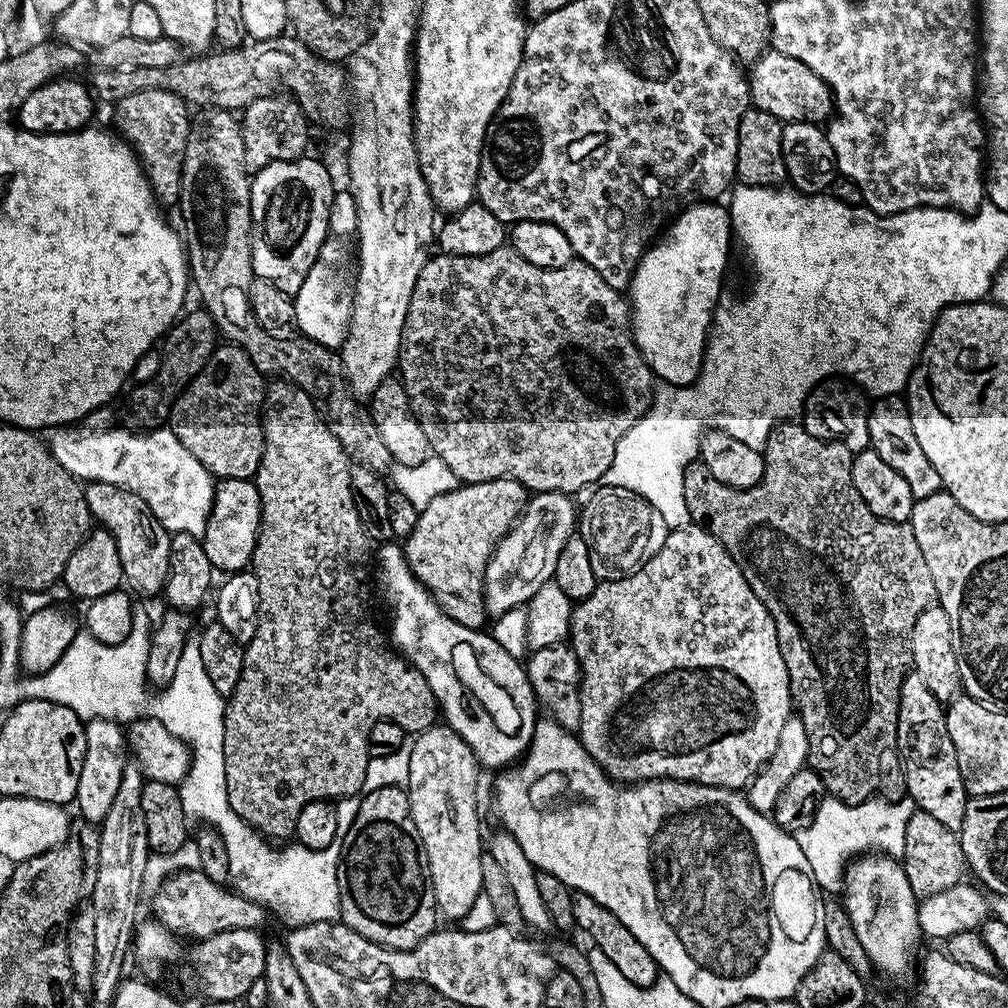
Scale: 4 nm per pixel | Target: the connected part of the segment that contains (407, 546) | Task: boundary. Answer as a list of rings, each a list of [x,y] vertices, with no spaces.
[[[503,476],[497,480],[487,480],[477,484],[461,483],[452,492],[432,498],[430,504],[420,510],[420,517],[414,530],[402,544],[405,560],[414,578],[432,595],[441,610],[450,618],[454,618],[454,622],[477,630],[485,627],[484,575],[486,566],[490,562],[496,544],[516,523],[529,499],[528,489],[523,488],[516,480],[507,480]]]

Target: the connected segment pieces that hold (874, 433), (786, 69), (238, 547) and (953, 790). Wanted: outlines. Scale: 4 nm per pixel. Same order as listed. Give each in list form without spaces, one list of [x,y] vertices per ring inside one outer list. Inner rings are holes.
[[[897,394],[877,399],[868,409],[868,425],[870,426],[869,445],[882,458],[882,462],[894,466],[894,470],[898,470],[898,474],[906,478],[913,501],[941,491],[938,470],[930,466],[930,458],[926,458],[922,446],[918,446],[918,438],[914,438],[914,426],[910,422],[908,401],[903,395]]]
[[[765,50],[761,52],[760,59],[751,65],[750,100],[755,107],[774,114],[774,118],[778,118],[782,122],[791,122],[793,124],[824,122],[827,121],[834,112],[834,97],[828,83],[822,78],[818,78],[818,74],[816,74],[810,66],[806,66],[806,62],[798,62],[798,58],[790,58],[786,54],[775,50]]]
[[[220,480],[215,485],[212,509],[202,543],[217,573],[245,571],[251,565],[256,533],[260,530],[260,495],[252,480]]]
[[[915,670],[909,671],[900,687],[900,709],[896,723],[896,750],[904,769],[904,788],[919,811],[938,818],[942,826],[959,833],[970,799],[958,770],[954,742],[946,730],[945,705],[930,692]]]

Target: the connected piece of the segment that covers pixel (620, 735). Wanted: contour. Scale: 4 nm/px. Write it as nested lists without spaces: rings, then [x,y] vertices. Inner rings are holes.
[[[689,522],[684,528],[671,529],[666,538],[666,542],[662,546],[662,550],[658,550],[658,554],[654,554],[654,558],[647,560],[637,572],[632,572],[629,576],[624,576],[621,580],[599,581],[593,592],[584,600],[579,601],[572,609],[570,646],[574,650],[576,661],[580,663],[580,705],[582,706],[580,726],[578,729],[580,745],[584,747],[586,754],[590,754],[590,758],[594,758],[594,762],[598,762],[598,766],[602,766],[604,773],[611,780],[617,782],[634,784],[641,780],[688,780],[692,784],[705,784],[706,786],[714,786],[715,788],[743,789],[751,781],[752,777],[763,768],[764,763],[774,754],[774,750],[778,746],[778,737],[780,731],[782,731],[782,726],[786,726],[786,718],[794,708],[792,703],[792,687],[788,681],[786,662],[782,658],[780,647],[778,646],[778,634],[776,633],[774,618],[770,618],[766,606],[762,606],[762,602],[756,597],[754,590],[750,590],[750,586],[746,582],[742,570],[730,558],[730,554],[722,546],[722,542],[718,542],[718,538],[714,538],[706,529],[700,527],[699,524]]]

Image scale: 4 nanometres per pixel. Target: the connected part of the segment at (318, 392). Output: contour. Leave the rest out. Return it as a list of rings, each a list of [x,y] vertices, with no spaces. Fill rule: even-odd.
[[[205,107],[204,112],[200,117],[195,117],[192,120],[192,128],[188,131],[188,141],[186,142],[186,154],[184,155],[184,165],[182,166],[182,182],[180,183],[180,202],[178,211],[180,216],[184,219],[184,228],[182,227],[182,236],[186,241],[186,255],[188,257],[188,266],[190,269],[190,280],[194,285],[194,292],[200,295],[203,311],[208,312],[212,316],[212,321],[216,323],[219,335],[225,341],[237,344],[245,354],[252,359],[254,366],[260,371],[272,378],[283,378],[291,380],[292,383],[299,386],[302,390],[306,390],[312,395],[312,399],[316,401],[317,405],[322,409],[323,415],[328,421],[330,430],[334,434],[334,438],[338,438],[338,442],[344,448],[344,453],[348,455],[349,461],[366,466],[370,470],[384,474],[391,469],[394,461],[390,450],[386,447],[386,442],[382,442],[382,434],[378,434],[378,426],[372,420],[372,413],[367,407],[364,408],[359,399],[353,396],[347,380],[344,379],[344,364],[341,362],[339,355],[333,349],[322,346],[321,344],[313,344],[305,342],[300,338],[293,338],[291,340],[279,340],[270,334],[266,334],[266,330],[262,330],[262,326],[258,326],[258,322],[252,318],[252,307],[250,306],[250,298],[248,291],[254,279],[252,271],[252,207],[250,206],[250,198],[252,197],[252,181],[250,179],[250,169],[246,166],[246,146],[242,140],[242,130],[240,129],[240,120],[237,119],[229,109],[226,108],[210,108]]]

